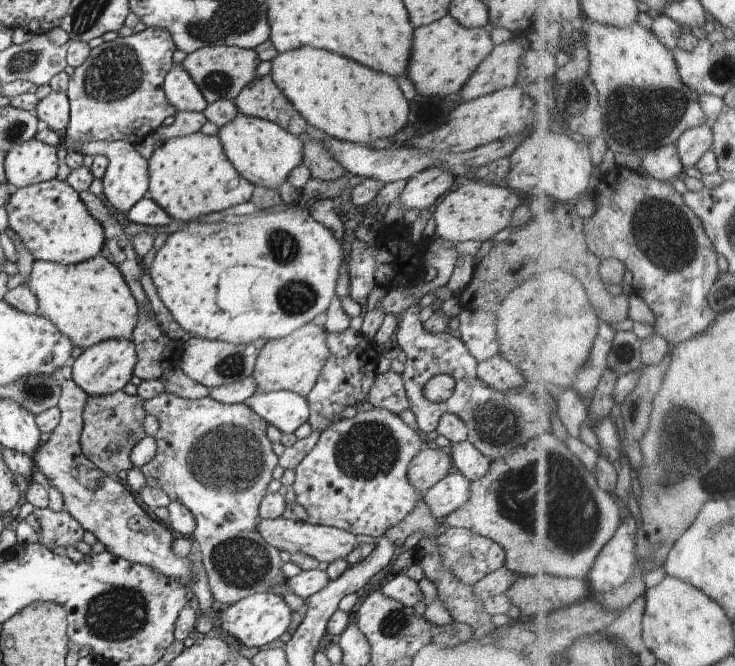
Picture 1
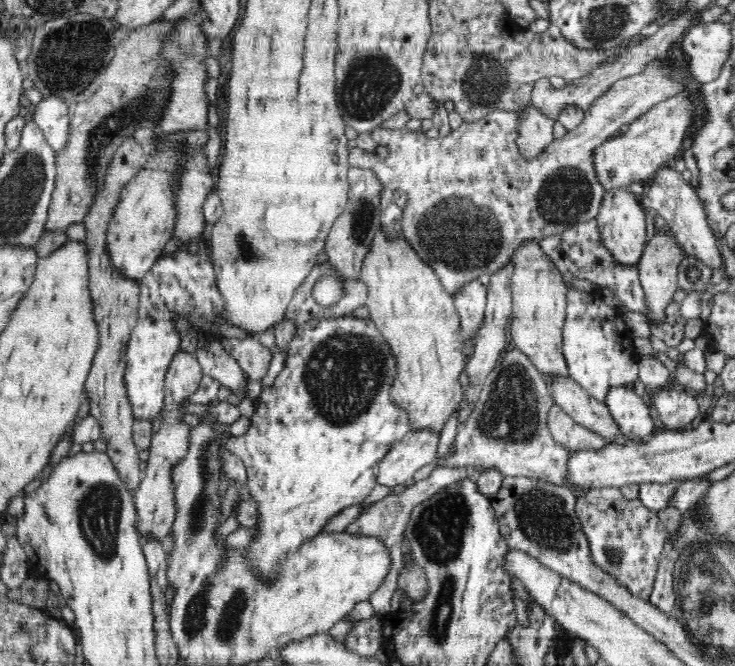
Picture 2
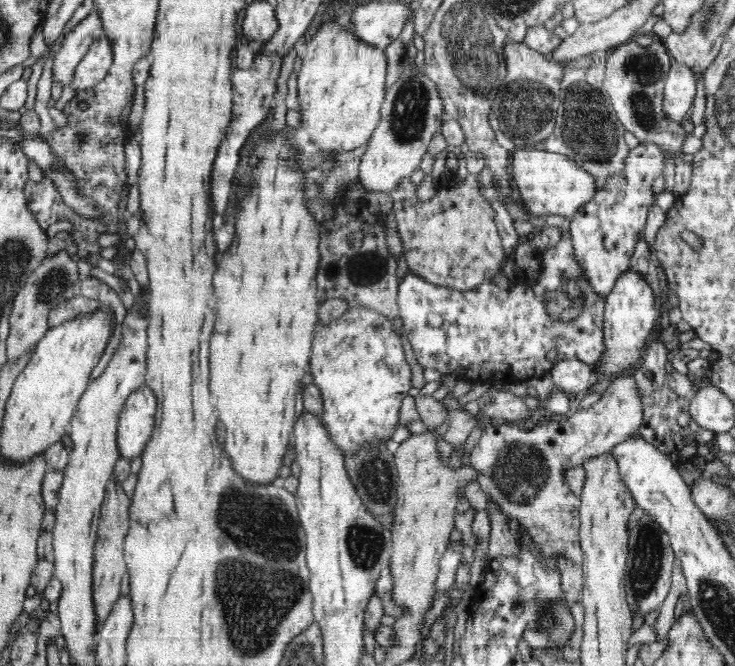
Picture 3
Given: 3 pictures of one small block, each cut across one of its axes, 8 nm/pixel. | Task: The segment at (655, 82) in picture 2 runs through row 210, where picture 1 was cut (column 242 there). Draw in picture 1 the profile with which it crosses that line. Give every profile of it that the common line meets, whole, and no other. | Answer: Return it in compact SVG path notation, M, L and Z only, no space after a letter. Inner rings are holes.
M162 393L161 395L155 396L154 398L145 400L143 402L144 410L146 414L154 415L158 422L159 428L156 434L154 434L154 440L156 441L156 454L150 462L138 468L142 474L147 478L156 478L158 480L157 486L166 493L171 501L181 502L195 518L195 529L191 534L192 540L195 542L197 548L202 553L202 562L207 572L209 587L213 594L213 598L216 600L218 608L225 607L227 605L233 605L235 602L241 601L243 598L250 596L254 593L266 593L270 589L278 589L282 591L284 602L292 612L299 612L305 603L303 598L300 598L294 592L283 589L283 581L281 580L283 562L280 559L280 551L277 548L270 546L262 535L257 532L258 523L261 521L259 513L259 506L262 499L268 494L268 484L272 482L272 471L278 464L278 457L272 451L272 441L268 439L266 435L267 422L256 414L255 410L252 410L246 403L221 403L215 401L210 396L197 399L185 399L184 397L176 396L172 393Z

